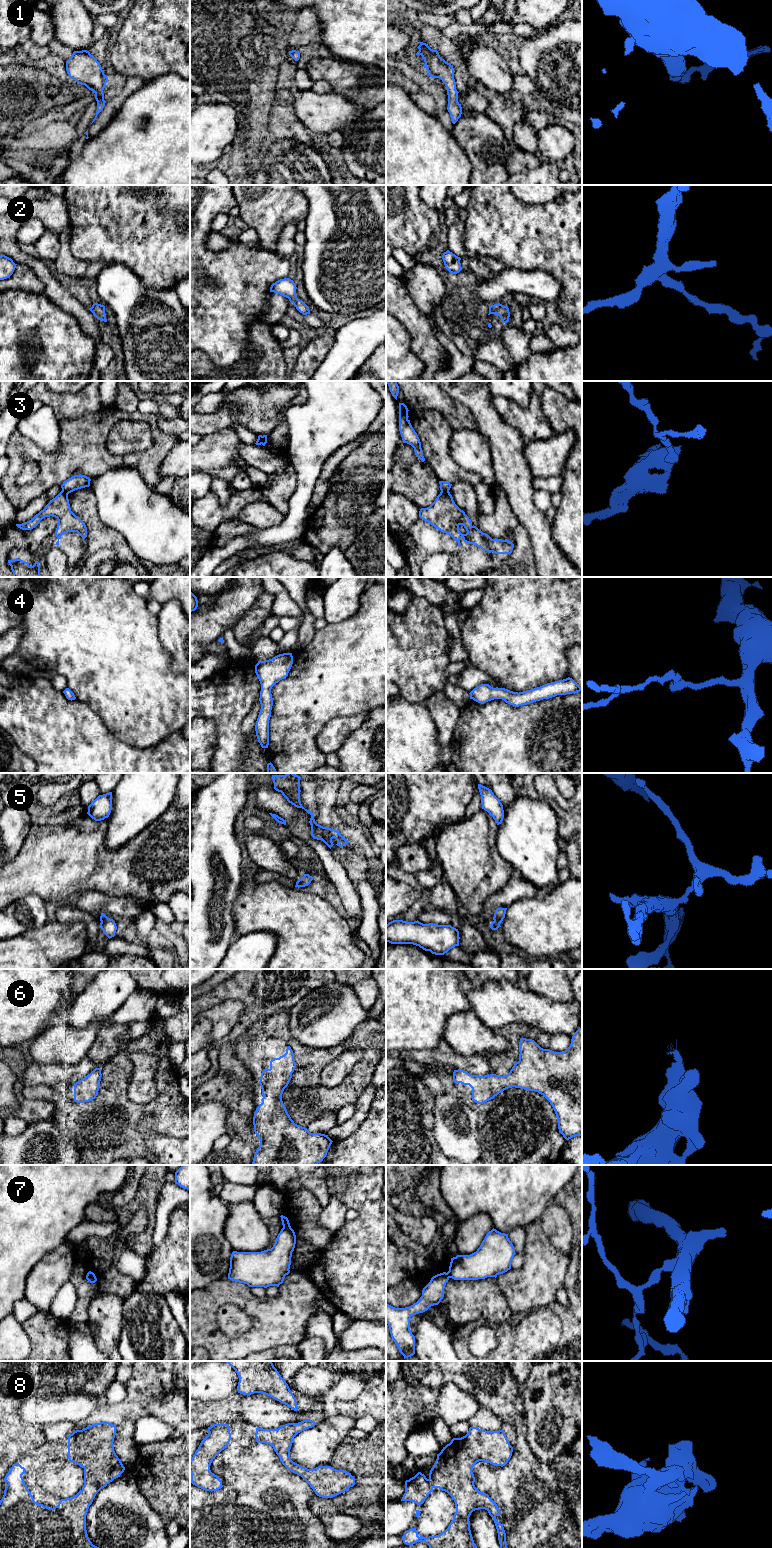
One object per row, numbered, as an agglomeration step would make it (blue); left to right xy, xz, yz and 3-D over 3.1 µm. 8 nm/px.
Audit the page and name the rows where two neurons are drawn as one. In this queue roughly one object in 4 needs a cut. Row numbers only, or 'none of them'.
3, 7

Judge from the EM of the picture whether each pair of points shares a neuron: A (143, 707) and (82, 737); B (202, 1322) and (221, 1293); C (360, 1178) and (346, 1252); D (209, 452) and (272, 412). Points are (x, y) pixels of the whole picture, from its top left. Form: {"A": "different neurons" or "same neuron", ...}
{"A": "different neurons", "B": "same neuron", "C": "same neuron", "D": "different neurons"}

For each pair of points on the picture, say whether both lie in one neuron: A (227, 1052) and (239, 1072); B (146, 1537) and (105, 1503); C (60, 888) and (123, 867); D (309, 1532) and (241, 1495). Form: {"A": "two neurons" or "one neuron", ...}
{"A": "one neuron", "B": "one neuron", "C": "one neuron", "D": "one neuron"}

